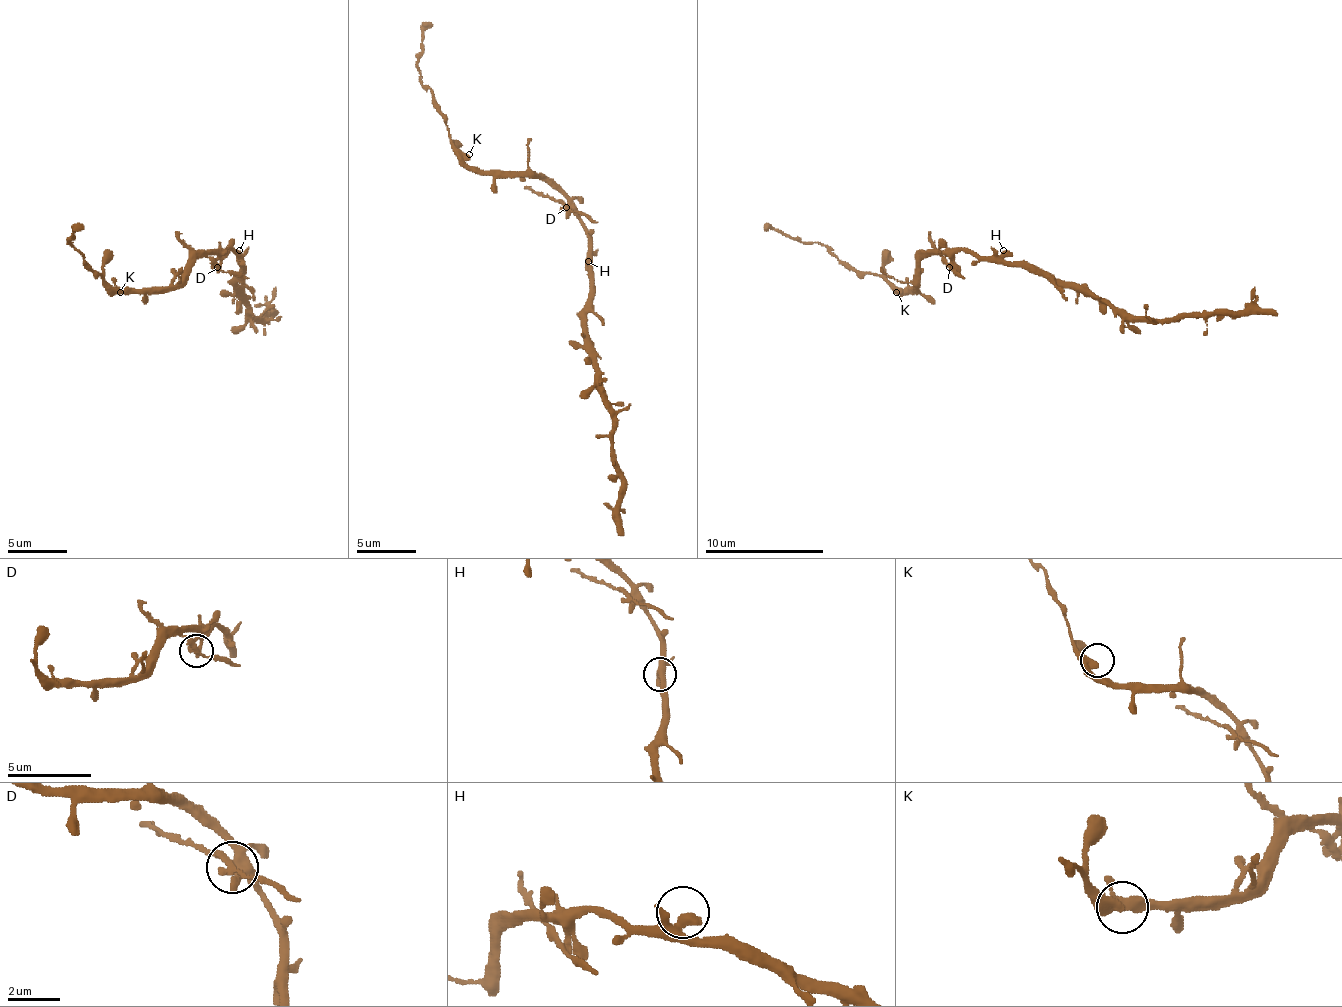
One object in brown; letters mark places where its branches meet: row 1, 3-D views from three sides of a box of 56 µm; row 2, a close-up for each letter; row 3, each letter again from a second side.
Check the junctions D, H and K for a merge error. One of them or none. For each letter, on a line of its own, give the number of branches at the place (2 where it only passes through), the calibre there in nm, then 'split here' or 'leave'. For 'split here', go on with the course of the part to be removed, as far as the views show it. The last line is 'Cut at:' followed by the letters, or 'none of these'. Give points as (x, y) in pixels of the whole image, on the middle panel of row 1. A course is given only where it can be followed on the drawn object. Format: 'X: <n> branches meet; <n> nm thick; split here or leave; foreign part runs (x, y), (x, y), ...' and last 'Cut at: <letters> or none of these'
D: 3 branches meet; 280 nm thick; split here; foreign part runs (567, 208), (525, 187)
H: 3 branches meet; 280 nm thick; leave
K: 3 branches meet; 320 nm thick; leave
Cut at: D

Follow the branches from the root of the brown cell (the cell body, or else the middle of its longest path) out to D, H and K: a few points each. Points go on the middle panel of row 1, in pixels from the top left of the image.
D: (585, 229), (582, 220), (567, 208)
H: (585, 229), (588, 261)
K: (585, 229), (579, 211), (546, 181), (531, 175), (475, 172), (466, 163), (469, 154)

